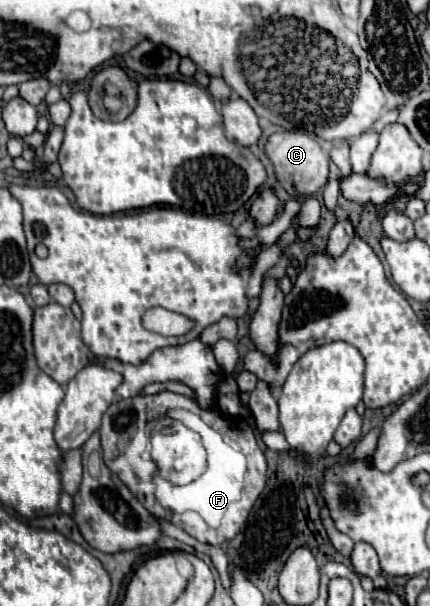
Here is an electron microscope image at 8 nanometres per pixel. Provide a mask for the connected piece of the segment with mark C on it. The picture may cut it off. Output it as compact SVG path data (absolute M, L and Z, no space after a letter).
M301 130L271 134L269 142L265 146L265 154L271 160L271 164L275 166L275 176L279 180L279 184L295 200L305 200L307 196L317 194L327 184L329 156L313 138L309 138Z

